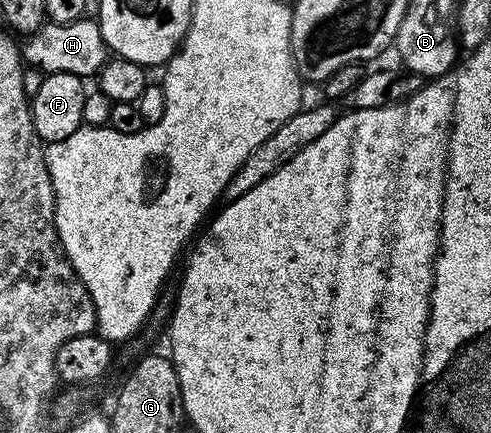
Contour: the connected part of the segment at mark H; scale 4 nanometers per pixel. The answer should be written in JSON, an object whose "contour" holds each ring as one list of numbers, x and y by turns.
{"contour":[[82,19,71,23,49,21,39,31,28,34,23,41,26,66,33,66,44,74,66,73,82,79,96,78,111,56,111,50,103,39,103,31,96,20]]}

